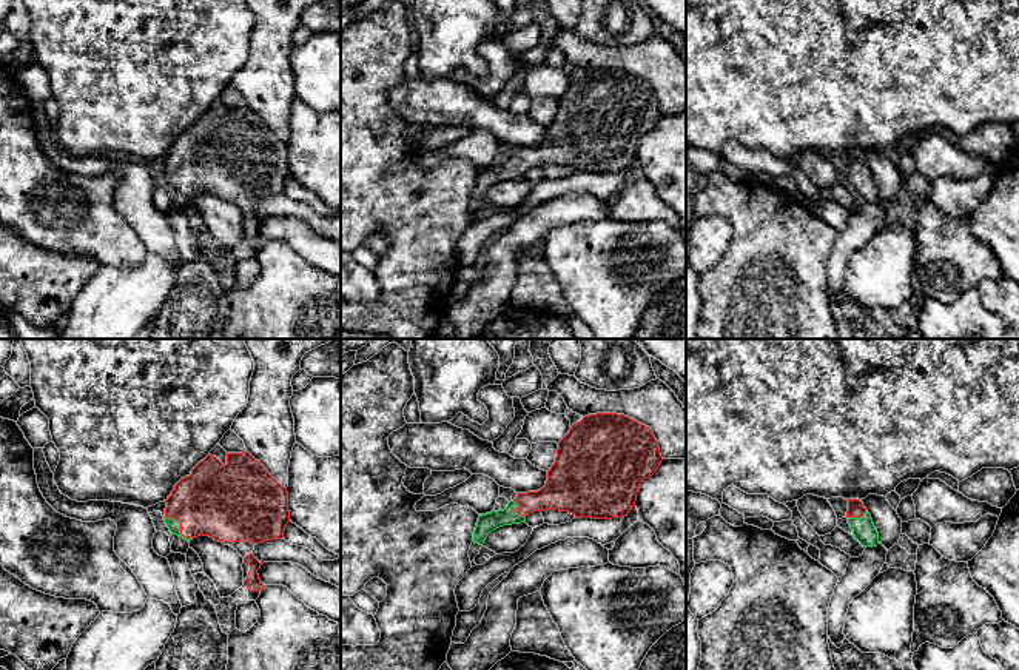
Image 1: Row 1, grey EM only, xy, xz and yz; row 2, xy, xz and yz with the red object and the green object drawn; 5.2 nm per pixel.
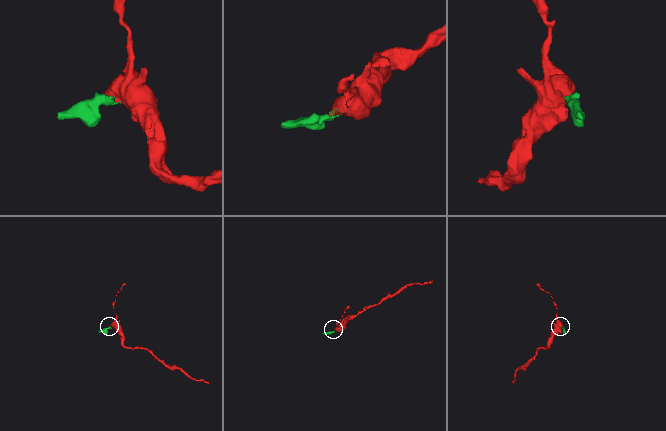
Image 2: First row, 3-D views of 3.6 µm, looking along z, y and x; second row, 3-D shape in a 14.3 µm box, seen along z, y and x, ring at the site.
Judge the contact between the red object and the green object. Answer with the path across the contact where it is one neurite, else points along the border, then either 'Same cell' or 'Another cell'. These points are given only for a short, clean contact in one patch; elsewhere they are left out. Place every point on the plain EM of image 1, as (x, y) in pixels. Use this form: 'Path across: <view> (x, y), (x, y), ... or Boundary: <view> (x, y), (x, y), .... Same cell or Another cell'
Path across: xy (221, 156), (202, 160), (181, 182), (174, 180). Same cell

